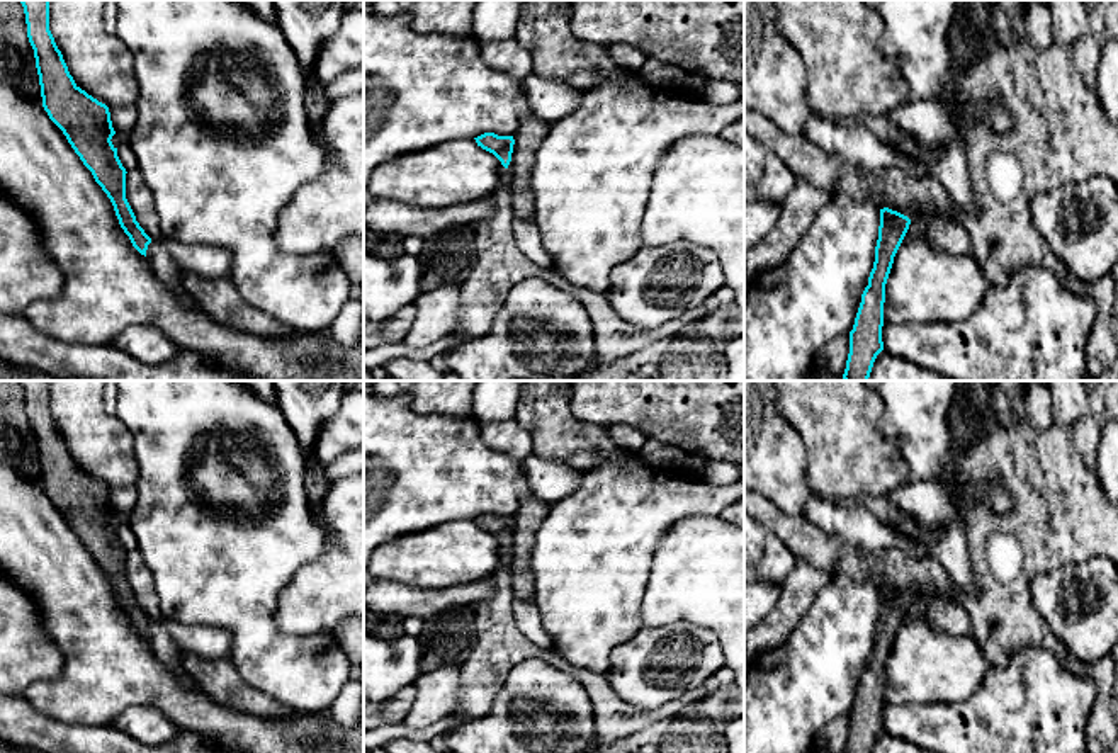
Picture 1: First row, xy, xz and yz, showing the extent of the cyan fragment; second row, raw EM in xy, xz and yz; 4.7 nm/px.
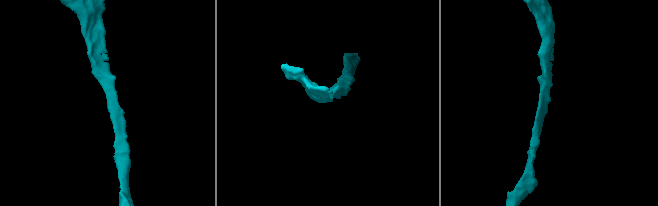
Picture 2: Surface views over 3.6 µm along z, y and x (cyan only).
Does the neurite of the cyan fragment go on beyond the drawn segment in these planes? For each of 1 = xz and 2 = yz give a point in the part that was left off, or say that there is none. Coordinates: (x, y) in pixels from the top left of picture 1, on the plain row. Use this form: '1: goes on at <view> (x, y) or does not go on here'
1: does not go on here
2: does not go on here

